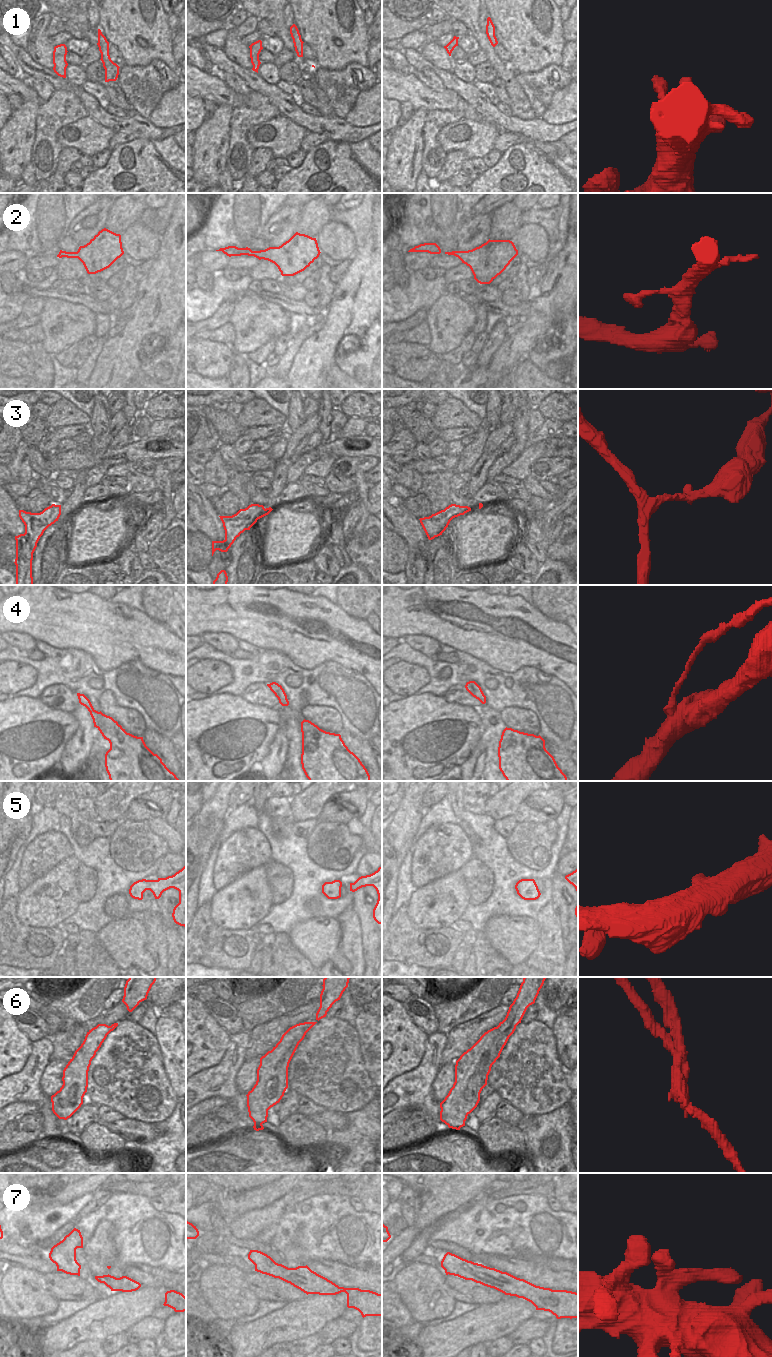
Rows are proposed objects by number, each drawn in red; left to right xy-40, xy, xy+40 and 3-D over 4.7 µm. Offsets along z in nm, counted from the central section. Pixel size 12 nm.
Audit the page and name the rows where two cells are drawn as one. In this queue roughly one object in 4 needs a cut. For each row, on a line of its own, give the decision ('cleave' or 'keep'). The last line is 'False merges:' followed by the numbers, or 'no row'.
1: keep
2: keep
3: keep
4: cleave
5: keep
6: cleave
7: keep
False merges: 4, 6

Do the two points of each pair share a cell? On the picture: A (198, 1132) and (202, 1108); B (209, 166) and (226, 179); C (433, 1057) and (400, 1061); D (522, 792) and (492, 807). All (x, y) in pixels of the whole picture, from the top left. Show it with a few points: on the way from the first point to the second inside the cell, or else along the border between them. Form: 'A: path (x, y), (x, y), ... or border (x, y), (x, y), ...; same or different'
A: border (223, 1106), (210, 1109), (196, 1120); different
B: border (226, 168), (219, 175), (217, 182); different
C: border (427, 1036), (420, 1062), (402, 1073); different
D: path (515, 793), (499, 806); same

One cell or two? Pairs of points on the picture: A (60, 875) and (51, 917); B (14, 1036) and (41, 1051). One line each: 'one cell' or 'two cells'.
A: one cell
B: two cells

